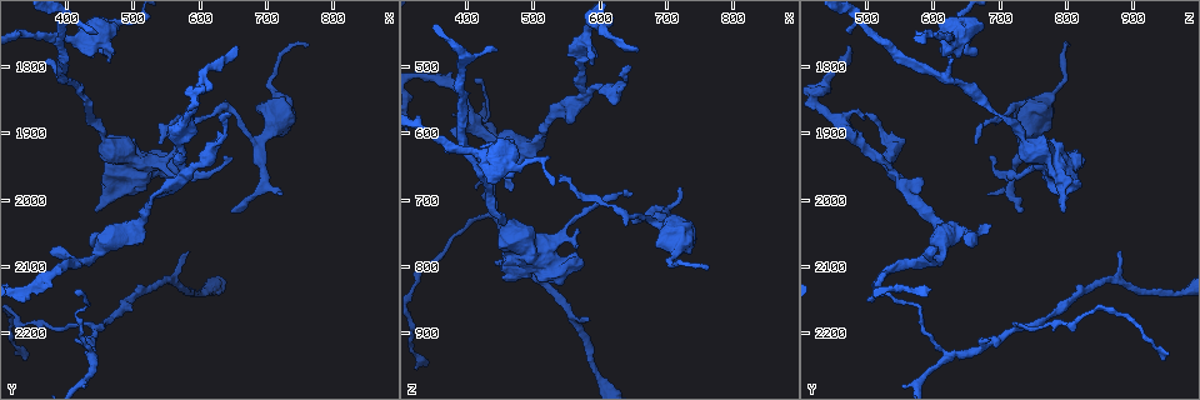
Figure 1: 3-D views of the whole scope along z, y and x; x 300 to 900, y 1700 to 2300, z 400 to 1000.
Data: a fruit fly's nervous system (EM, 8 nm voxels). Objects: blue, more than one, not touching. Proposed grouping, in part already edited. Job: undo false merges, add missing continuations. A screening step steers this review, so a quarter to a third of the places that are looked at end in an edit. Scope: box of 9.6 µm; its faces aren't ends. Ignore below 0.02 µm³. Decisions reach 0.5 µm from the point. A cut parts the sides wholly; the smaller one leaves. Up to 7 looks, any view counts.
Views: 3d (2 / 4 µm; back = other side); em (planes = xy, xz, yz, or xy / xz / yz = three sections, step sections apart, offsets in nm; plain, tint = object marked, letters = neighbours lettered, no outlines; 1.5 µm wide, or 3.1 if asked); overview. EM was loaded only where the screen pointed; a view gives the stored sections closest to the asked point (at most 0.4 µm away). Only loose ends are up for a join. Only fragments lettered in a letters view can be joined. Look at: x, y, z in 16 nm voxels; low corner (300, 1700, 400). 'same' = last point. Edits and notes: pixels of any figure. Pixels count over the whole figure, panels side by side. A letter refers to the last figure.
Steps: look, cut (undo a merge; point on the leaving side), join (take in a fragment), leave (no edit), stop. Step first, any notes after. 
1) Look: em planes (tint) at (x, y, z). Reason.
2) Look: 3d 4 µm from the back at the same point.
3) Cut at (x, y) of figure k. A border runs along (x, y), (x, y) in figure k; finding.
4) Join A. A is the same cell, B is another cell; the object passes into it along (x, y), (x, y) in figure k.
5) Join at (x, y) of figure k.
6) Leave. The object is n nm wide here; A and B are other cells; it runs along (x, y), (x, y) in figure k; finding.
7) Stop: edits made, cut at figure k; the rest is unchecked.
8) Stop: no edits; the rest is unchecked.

Look: 3d 4 µm at (460, 1795, 625). An open end.

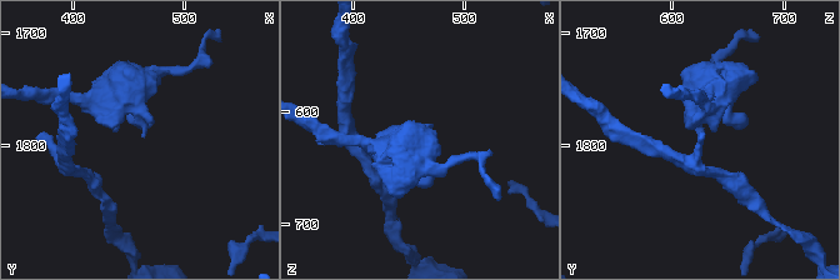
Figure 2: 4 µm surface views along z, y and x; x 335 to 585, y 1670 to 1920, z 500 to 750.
Look: em xy step 8 (letters) at the same point. Now the EM.

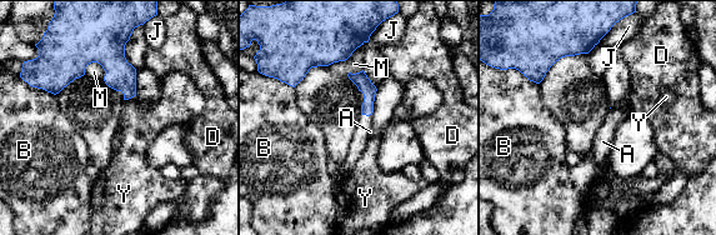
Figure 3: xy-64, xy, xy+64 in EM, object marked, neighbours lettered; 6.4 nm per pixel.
Look: em planes (letters) at the same point.

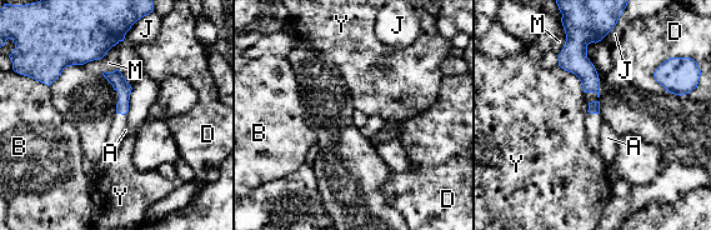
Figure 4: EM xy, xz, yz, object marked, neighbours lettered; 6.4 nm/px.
Leave. A, B, D, J, M and Y are other cells; a border runs along (559, 65), (577, 78), (584, 93) in figure 4; no lettered fragment goes on from it.

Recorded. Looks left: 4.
Look: 3d 4 µm at (475, 1985, 800). Calibre changes.

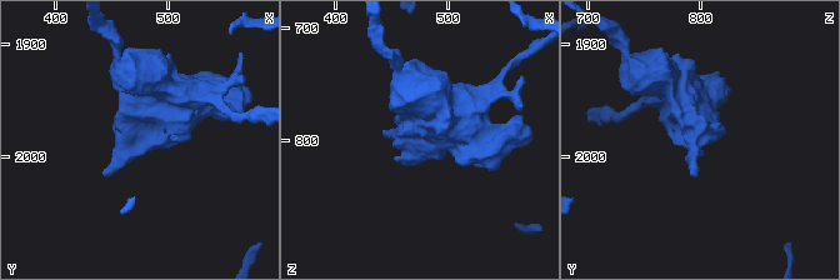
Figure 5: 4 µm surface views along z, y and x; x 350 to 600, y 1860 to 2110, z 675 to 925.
Look: em planes (letters) at (472, 1982, 796). Now the EM.

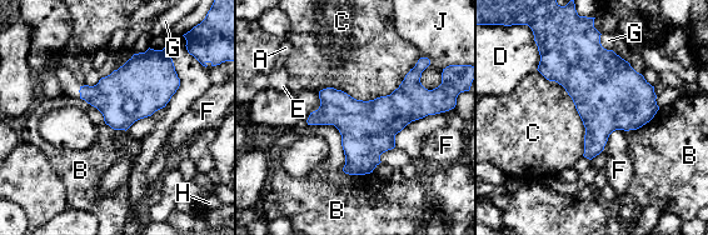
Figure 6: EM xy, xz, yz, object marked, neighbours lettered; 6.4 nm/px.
Leave. The object is 360 nm wide here; A, B, C, D, E, F, G, H and J are other cells; continuous, no second neuron.

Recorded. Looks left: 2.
Look: em planes (letters) at (525, 2000, 570). Thick turns thin.

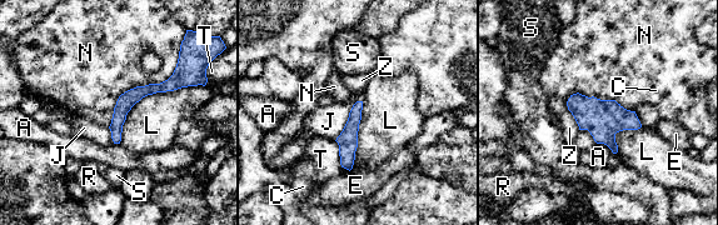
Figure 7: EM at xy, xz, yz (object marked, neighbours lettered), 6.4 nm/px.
Leave. The object is 80 nm wide here; A, C, E, J, L, N, R, S, T and Z are other cells; a border runs along (180, 50), (108, 126) in figure 7; continuous, no second neuron.

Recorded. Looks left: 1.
Stop: no edits; the rest is unchecked.

